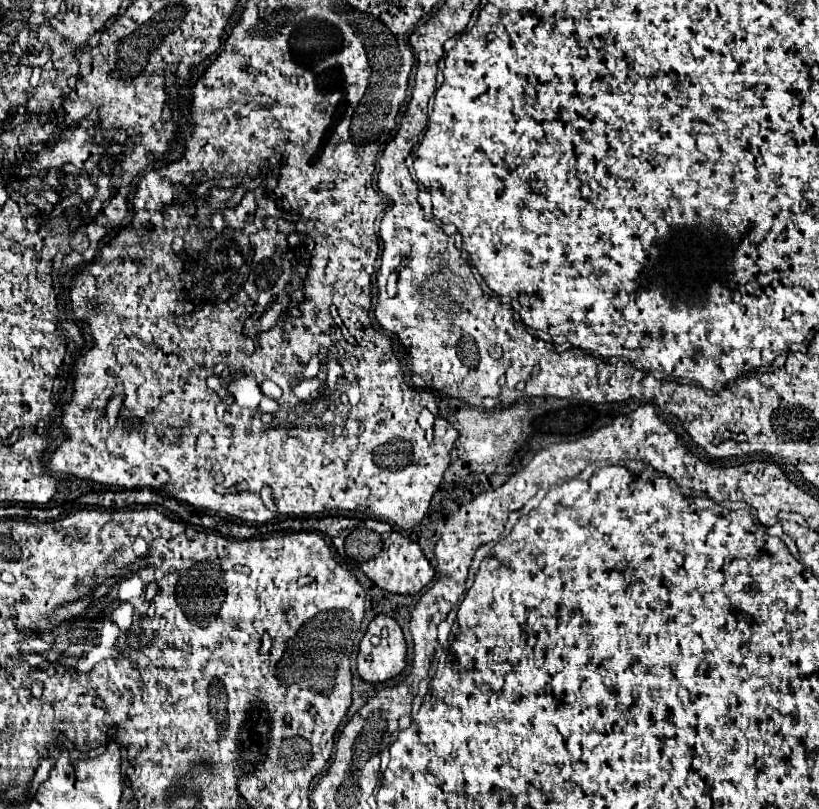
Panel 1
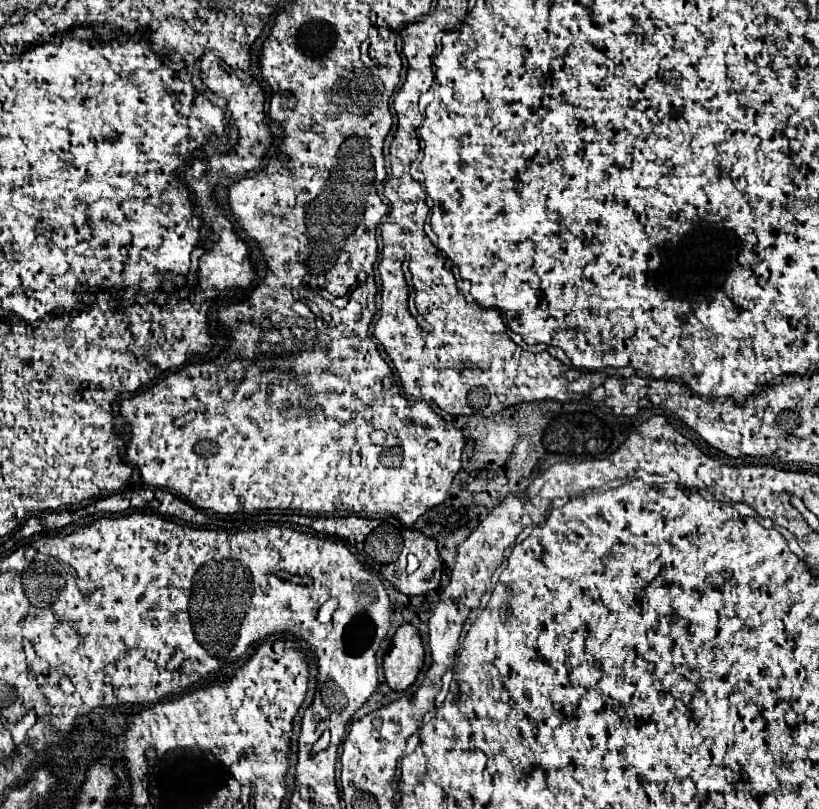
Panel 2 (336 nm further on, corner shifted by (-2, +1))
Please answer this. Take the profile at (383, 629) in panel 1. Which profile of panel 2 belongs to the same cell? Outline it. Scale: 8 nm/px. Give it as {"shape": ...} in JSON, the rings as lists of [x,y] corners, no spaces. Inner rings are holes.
{"shape":[[[399,626],[391,640],[391,650],[383,660],[387,684],[393,690],[407,690],[425,662],[425,648],[415,626]]]}

